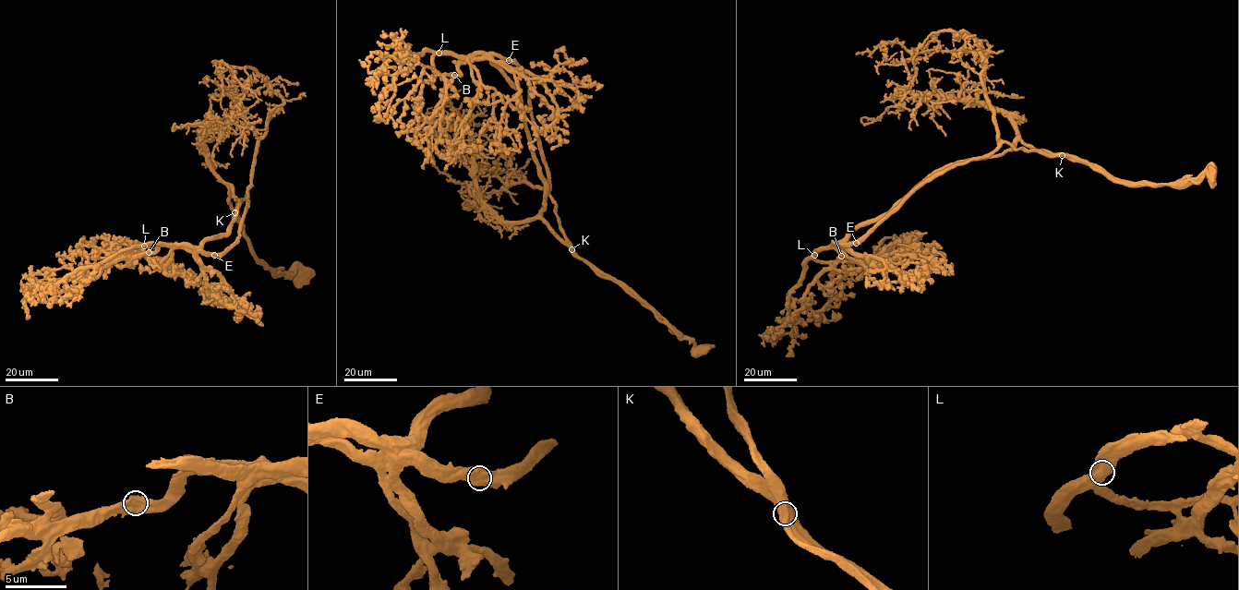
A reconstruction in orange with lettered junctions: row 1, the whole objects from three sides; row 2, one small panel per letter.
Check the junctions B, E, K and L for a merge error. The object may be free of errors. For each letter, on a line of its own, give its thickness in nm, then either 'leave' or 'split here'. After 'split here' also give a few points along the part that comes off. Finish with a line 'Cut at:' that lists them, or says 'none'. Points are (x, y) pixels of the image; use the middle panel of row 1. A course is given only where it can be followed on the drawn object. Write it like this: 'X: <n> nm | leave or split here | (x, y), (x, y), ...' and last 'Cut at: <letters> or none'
B: 650 nm | leave
E: 700 nm | leave
K: 850 nm | split here | (571, 249), (516, 63), (483, 55), (462, 62), (458, 75), (418, 58), (392, 75), (379, 72), (375, 94)
L: 750 nm | leave
Cut at: K

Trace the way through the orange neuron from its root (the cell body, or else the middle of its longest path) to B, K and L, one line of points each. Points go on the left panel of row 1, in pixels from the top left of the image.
B: (299, 270), (276, 272), (254, 258), (231, 188), (242, 200), (226, 233), (149, 252)
K: (299, 270), (294, 273), (276, 272), (255, 258), (234, 212)
L: (299, 270), (276, 272), (254, 258), (229, 202), (231, 188), (242, 200), (226, 233), (200, 246), (144, 246)

